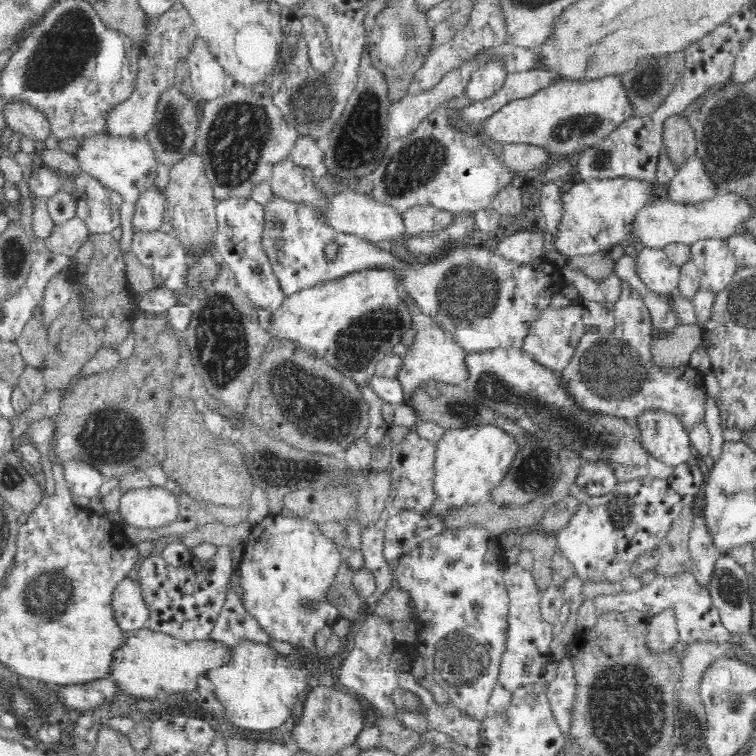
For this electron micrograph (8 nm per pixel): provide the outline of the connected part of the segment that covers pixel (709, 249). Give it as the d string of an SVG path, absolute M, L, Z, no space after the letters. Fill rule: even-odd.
M718 238L692 243L691 262L699 271L701 288L713 293L724 290L739 268L726 241Z

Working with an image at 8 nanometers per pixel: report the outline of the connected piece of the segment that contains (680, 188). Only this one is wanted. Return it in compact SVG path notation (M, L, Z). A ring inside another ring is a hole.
M694 154L677 169L676 176L670 182L668 196L681 203L701 203L720 192L704 160Z

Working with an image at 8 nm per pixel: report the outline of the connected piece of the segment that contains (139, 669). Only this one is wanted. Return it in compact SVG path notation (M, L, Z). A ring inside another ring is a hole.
M147 627L127 634L129 644L116 652L116 660L112 662L112 673L123 692L131 692L135 696L160 696L160 694L190 694L196 692L198 680L212 672L214 668L224 668L232 662L234 647L222 640L215 640L211 635L204 640L178 640L166 632L150 630Z

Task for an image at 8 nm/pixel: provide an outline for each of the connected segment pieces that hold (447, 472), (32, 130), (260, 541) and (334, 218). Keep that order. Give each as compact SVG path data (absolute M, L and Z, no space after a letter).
M482 424L481 426L466 426L460 429L446 429L436 446L436 493L439 500L447 505L460 508L464 504L476 504L480 498L492 494L503 484L508 470L512 468L516 456L522 450L521 438L512 436L500 426L494 424Z
M18 101L7 107L4 117L13 131L18 131L24 136L40 134L39 142L48 141L48 136L52 134L53 127L47 114L25 101Z
M268 515L259 523L252 523L251 531L241 550L241 602L246 611L268 639L288 645L291 653L283 659L309 671L314 666L316 634L325 626L332 626L342 613L336 606L320 604L316 614L306 614L298 604L300 598L326 598L341 564L341 555L332 539L326 537L318 525L298 516Z
M344 188L333 194L332 204L328 206L329 225L336 231L356 235L359 239L376 243L382 240L394 241L398 236L407 237L403 214L386 201L380 201L371 193Z

